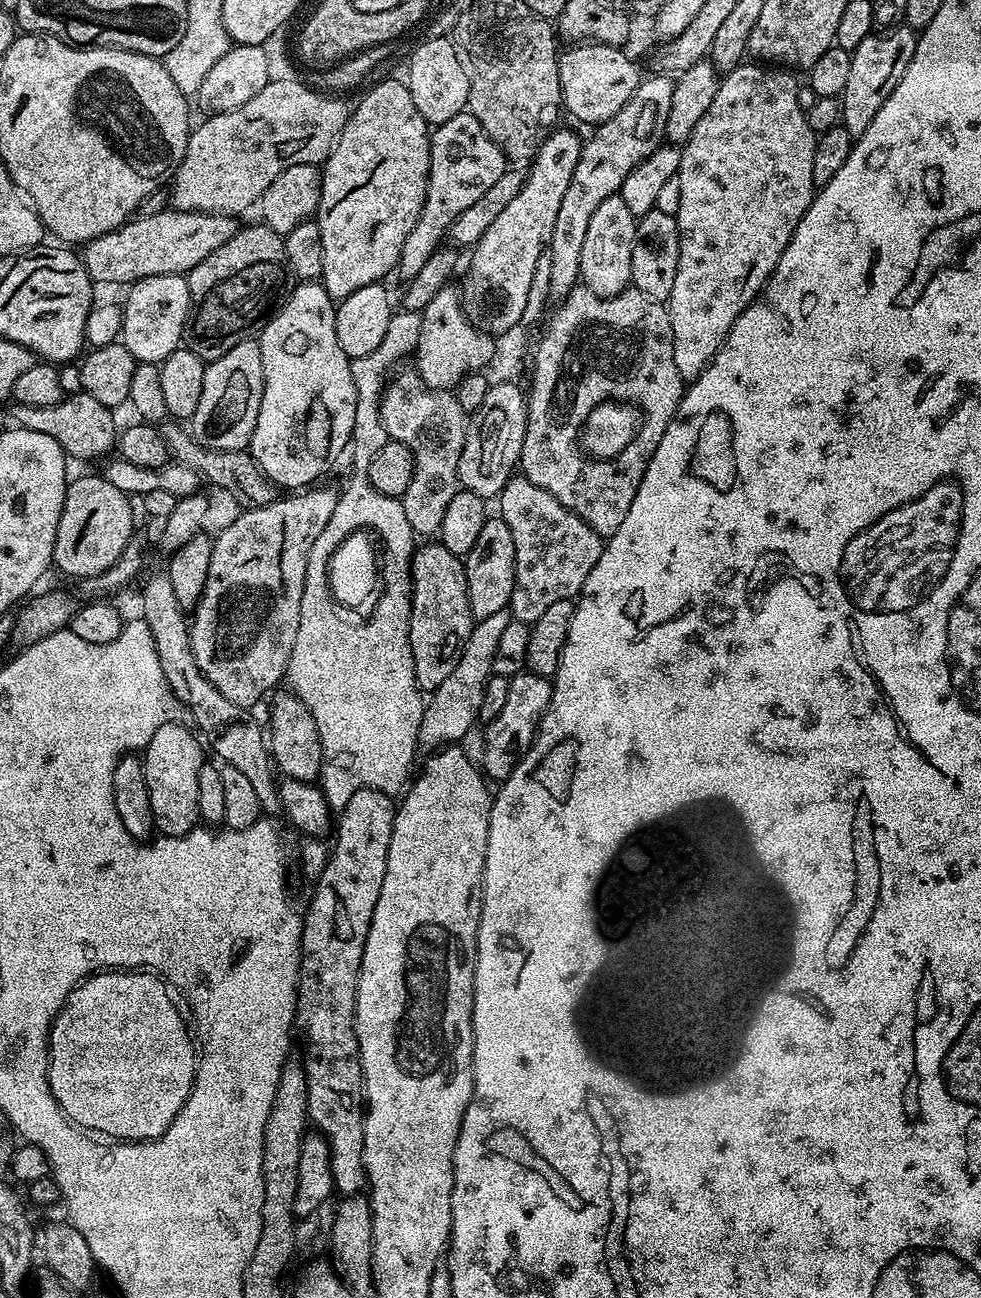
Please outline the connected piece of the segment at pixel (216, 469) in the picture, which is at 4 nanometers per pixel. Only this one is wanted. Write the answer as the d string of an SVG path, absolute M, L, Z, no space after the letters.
M164 422L159 425L160 436L166 442L168 455L175 463L190 466L195 472L200 473L205 481L217 484L224 492L229 492L240 506L264 508L278 498L277 485L272 483L270 477L256 464L256 459L251 451L245 450L210 450L202 446L192 436L187 427L176 422Z

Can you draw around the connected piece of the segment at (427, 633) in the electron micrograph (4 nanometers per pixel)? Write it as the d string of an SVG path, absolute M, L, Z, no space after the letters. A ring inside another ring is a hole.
M424 542L412 554L412 609L408 645L412 651L416 687L431 694L450 678L458 658L472 633L470 598L466 592L466 574L461 557L450 554L439 542Z

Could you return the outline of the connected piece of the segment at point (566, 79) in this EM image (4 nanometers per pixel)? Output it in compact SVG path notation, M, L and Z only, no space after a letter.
M595 42L573 43L559 53L558 78L562 86L563 111L584 124L599 126L614 118L634 94L642 79L642 72L627 56L623 47Z

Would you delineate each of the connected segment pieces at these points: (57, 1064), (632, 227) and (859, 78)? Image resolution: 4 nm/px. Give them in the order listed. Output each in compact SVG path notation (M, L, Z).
M105 970L85 976L66 998L66 1002L60 1008L60 1013L52 1022L52 1029L48 1031L48 1085L58 1106L77 1128L87 1130L92 1134L101 1132L104 1138L111 1138L116 1142L143 1142L157 1140L174 1122L174 1118L182 1110L194 1086L198 1067L198 1044L197 1041L196 1044L192 1041L193 1033L190 1031L189 1021L186 1016L186 1021L184 1021L184 1016L176 1009L171 995L173 996L173 993L169 985L151 970Z
M619 194L606 198L590 217L590 226L586 229L586 239L582 245L580 280L583 287L594 290L596 296L616 296L631 285L630 254L634 250L637 219L637 216L630 214Z
M907 26L876 30L862 38L851 52L850 74L840 102L840 114L842 127L854 138L860 137L866 126L874 122L874 114L882 110L882 102L886 102L886 98L894 94L894 86L902 82L902 74L906 74L906 66L910 66L910 58L914 58L917 35L917 29Z

